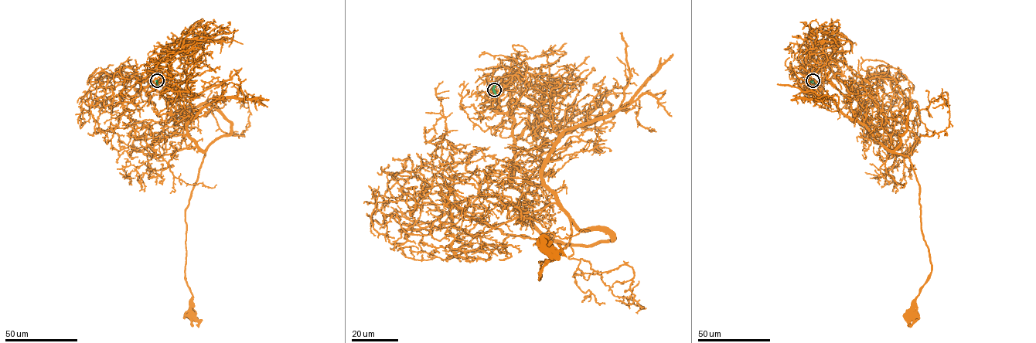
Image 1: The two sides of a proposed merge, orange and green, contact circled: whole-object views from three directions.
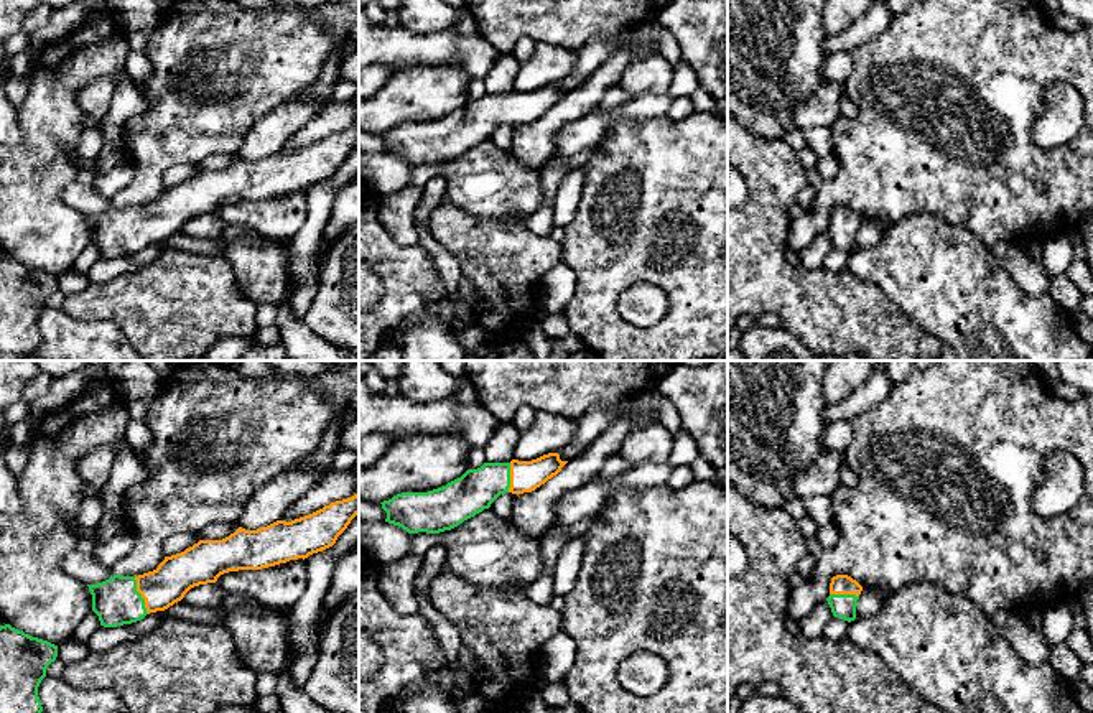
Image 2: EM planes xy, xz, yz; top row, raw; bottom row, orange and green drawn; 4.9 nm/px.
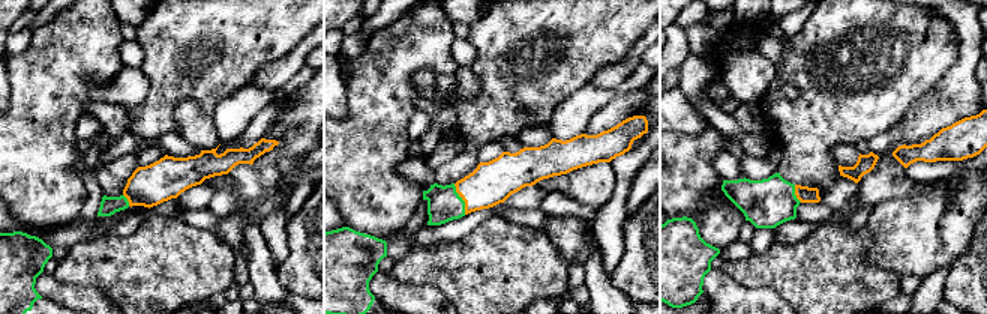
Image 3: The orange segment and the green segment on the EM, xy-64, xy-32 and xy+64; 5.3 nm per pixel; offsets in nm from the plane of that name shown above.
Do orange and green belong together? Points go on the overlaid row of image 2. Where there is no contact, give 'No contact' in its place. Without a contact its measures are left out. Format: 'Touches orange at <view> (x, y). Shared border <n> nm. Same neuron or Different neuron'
Touches orange at xy (140, 593). Shared border 200 nm. Same neuron

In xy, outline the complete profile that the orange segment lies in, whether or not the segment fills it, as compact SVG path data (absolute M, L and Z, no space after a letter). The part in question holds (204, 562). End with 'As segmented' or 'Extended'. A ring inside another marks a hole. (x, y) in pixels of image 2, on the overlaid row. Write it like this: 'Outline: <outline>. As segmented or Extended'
Outline: M354 494L352 497L331 502L329 506L291 522L277 520L257 530L239 527L222 540L199 540L181 553L165 557L153 571L138 576L114 575L102 583L87 585L92 594L92 611L99 616L100 626L104 627L137 622L150 613L165 611L181 601L194 586L216 583L224 573L262 570L290 560L305 560L313 553L323 552L336 543L337 537L357 514L359 496Z. Extended

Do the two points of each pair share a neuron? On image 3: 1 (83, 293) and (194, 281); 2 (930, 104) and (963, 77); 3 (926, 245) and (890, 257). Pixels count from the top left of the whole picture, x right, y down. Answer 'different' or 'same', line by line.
1: different
2: same
3: same

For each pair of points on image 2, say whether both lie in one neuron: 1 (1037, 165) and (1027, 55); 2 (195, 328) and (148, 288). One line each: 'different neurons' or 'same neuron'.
1: same neuron
2: same neuron

